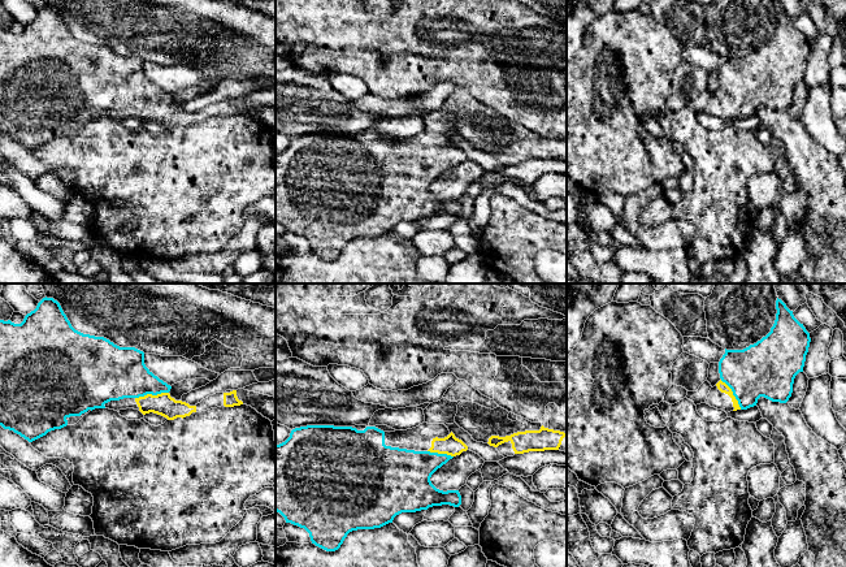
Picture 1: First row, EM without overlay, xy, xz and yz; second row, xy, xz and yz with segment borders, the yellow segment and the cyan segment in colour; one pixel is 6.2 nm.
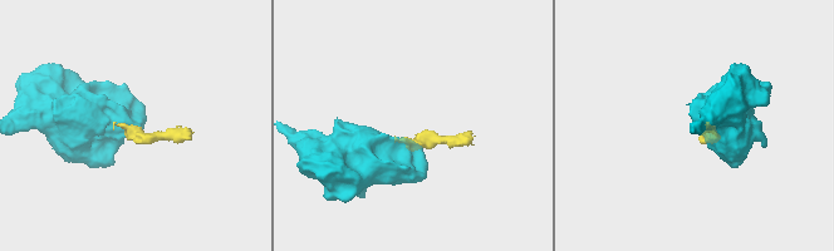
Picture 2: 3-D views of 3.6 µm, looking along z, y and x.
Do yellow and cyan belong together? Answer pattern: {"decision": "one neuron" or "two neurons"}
{"decision": "one neuron"}

